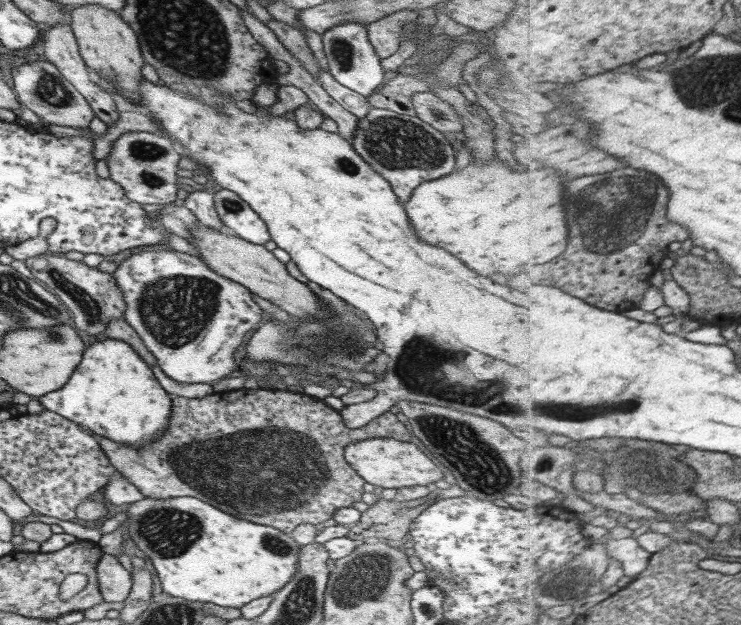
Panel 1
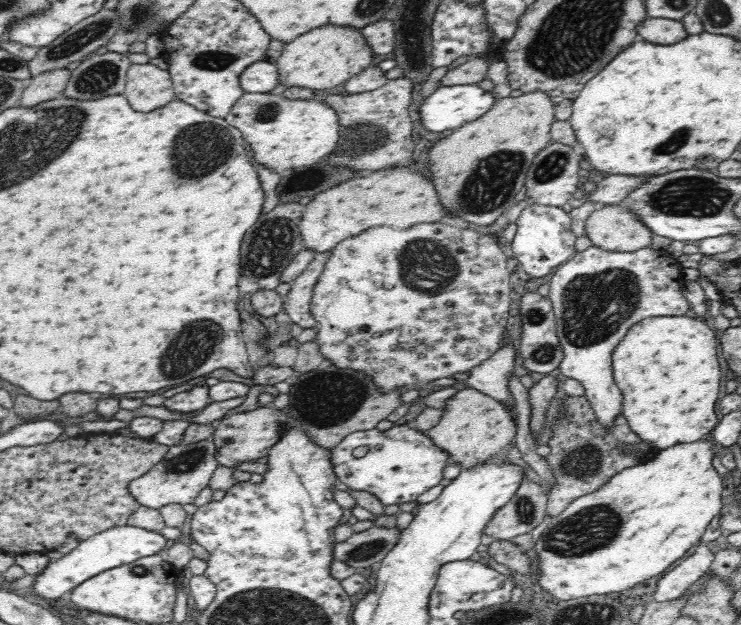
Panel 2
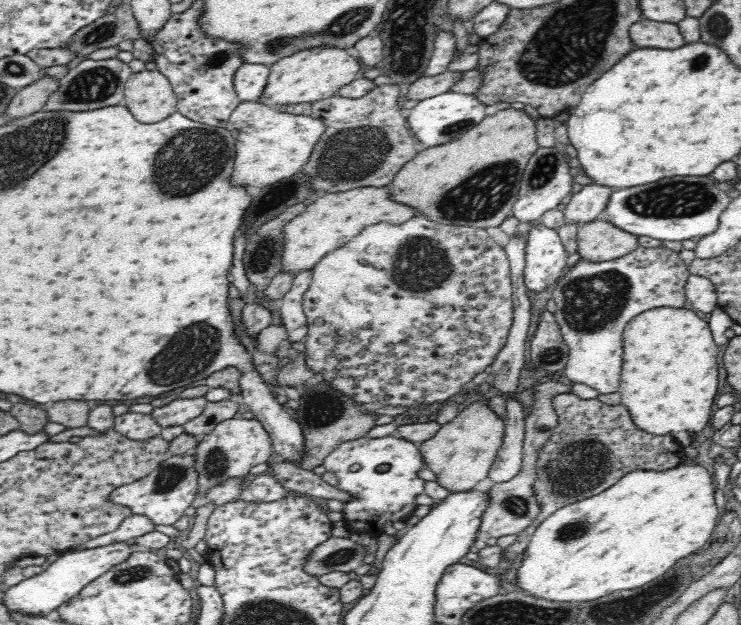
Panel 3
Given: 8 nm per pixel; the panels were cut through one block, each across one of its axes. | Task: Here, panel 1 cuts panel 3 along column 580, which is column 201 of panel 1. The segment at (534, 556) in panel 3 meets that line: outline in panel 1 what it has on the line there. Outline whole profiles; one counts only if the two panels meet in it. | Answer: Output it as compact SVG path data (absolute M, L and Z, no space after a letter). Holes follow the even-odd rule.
M192 496L170 499L143 497L129 503L125 511L124 535L151 561L162 591L169 596L238 609L267 595L275 594L297 570L297 544L288 534L245 522L225 514Z

